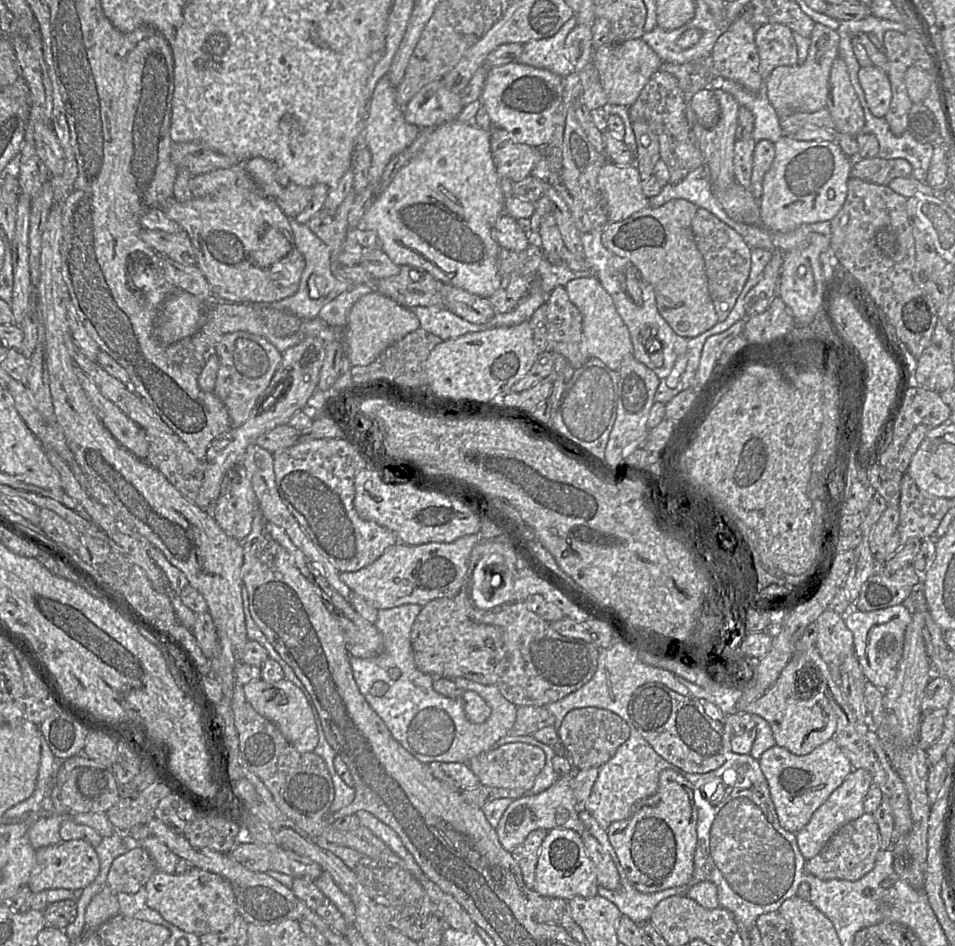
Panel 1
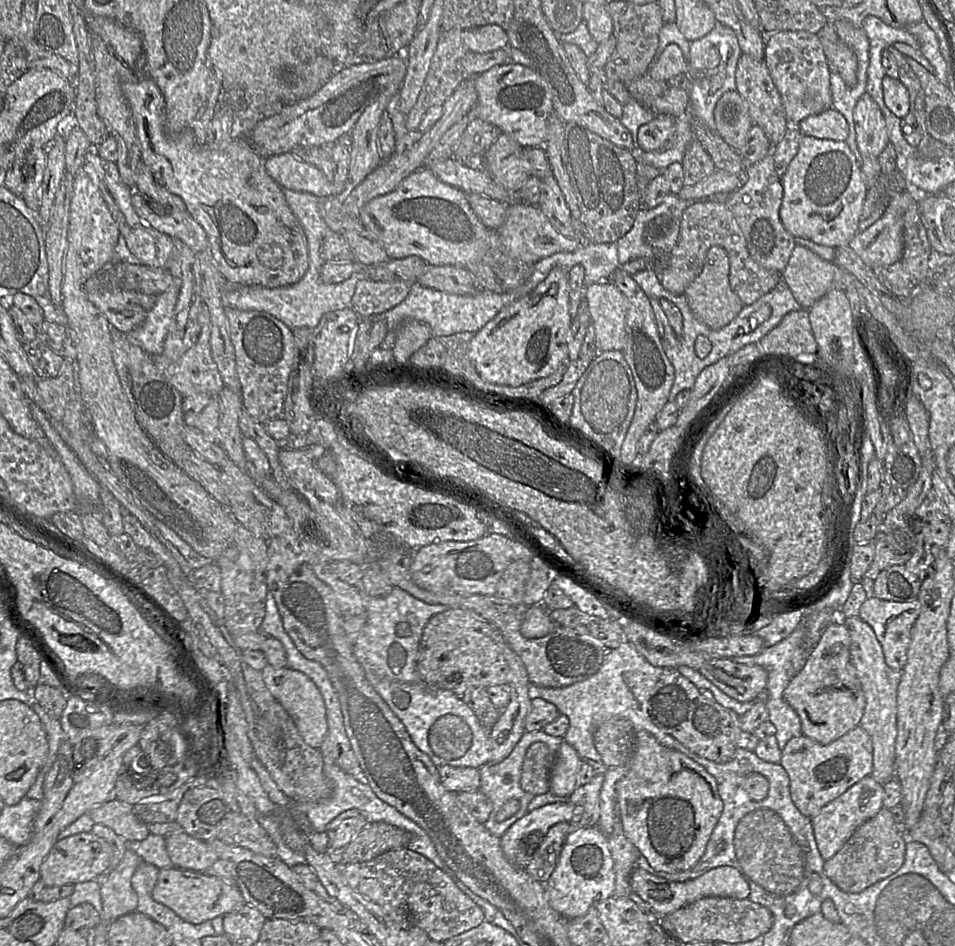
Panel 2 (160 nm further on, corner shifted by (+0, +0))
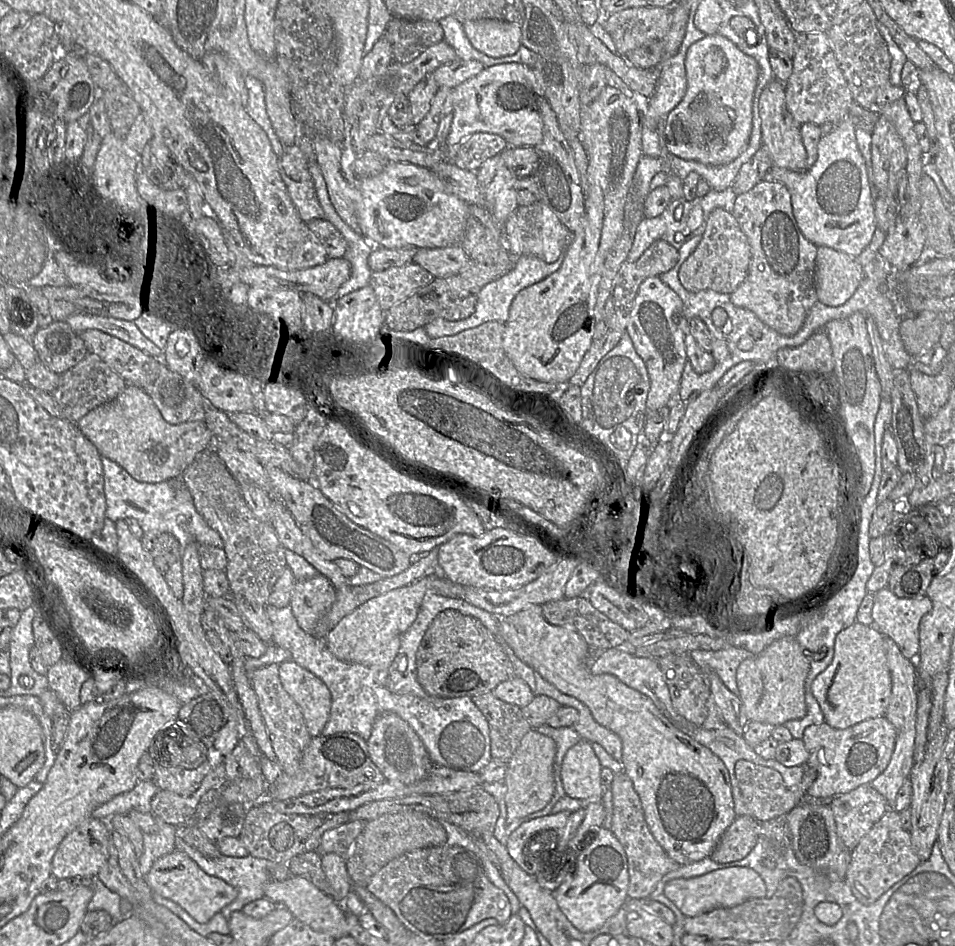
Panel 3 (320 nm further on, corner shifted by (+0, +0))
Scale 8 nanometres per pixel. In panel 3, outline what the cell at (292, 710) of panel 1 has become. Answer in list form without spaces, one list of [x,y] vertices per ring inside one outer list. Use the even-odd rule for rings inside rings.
[[[292,660],[279,664],[279,678],[285,691],[300,707],[310,736],[321,735],[330,717],[332,704],[328,687]]]

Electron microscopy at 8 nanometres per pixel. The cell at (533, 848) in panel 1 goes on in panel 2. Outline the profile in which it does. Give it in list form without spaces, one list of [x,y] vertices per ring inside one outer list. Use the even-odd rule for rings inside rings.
[[[568,822],[555,824],[545,834],[539,834],[526,850],[532,857],[525,871],[535,881],[546,884],[550,878],[556,868],[569,828]]]

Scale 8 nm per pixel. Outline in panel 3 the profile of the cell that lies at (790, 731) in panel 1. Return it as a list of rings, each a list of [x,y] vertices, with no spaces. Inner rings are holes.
[[[856,621],[837,634],[833,659],[813,680],[811,692],[824,715],[824,722],[836,729],[846,729],[884,716],[891,687],[884,635],[874,625],[867,626]]]

